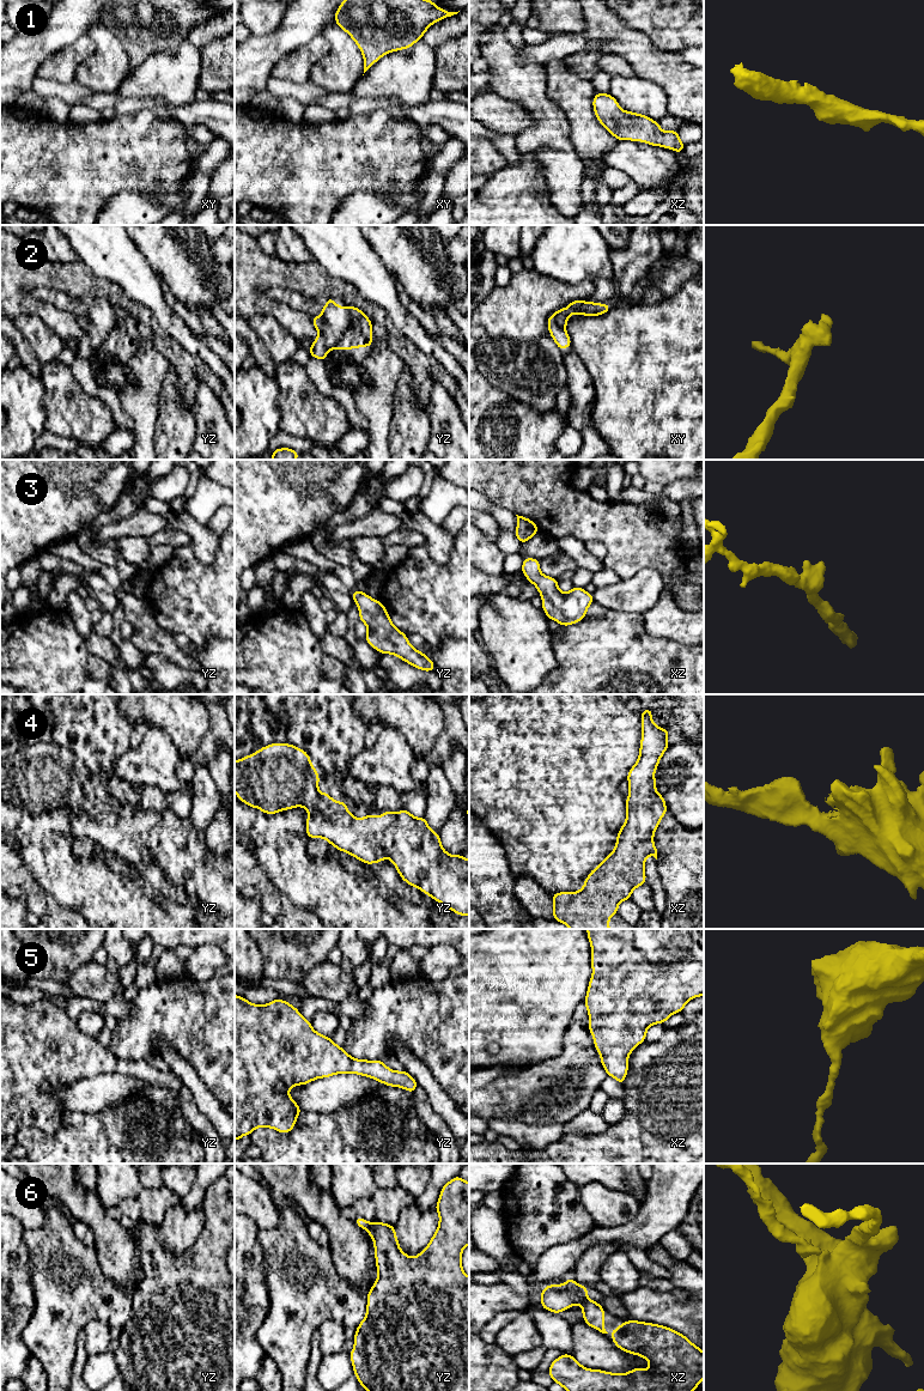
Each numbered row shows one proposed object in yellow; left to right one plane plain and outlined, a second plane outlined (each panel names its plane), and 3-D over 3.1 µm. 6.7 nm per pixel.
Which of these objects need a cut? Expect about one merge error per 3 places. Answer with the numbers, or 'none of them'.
2, 6

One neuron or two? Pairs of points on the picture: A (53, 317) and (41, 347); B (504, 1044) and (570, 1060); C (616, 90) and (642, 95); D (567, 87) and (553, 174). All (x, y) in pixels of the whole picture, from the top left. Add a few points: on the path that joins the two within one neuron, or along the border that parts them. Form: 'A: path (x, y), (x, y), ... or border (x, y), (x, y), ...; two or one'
A: border (22, 316), (37, 315), (64, 340); two
B: border (566, 1031), (563, 1049), (557, 1055), (528, 1065); two
C: path (622, 90), (636, 93); one
D: border (547, 89), (547, 96), (565, 115), (571, 139); two

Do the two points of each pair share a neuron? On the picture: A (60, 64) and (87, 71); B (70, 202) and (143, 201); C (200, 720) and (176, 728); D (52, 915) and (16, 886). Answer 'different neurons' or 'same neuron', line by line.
A: different neurons
B: different neurons
C: same neuron
D: same neuron

